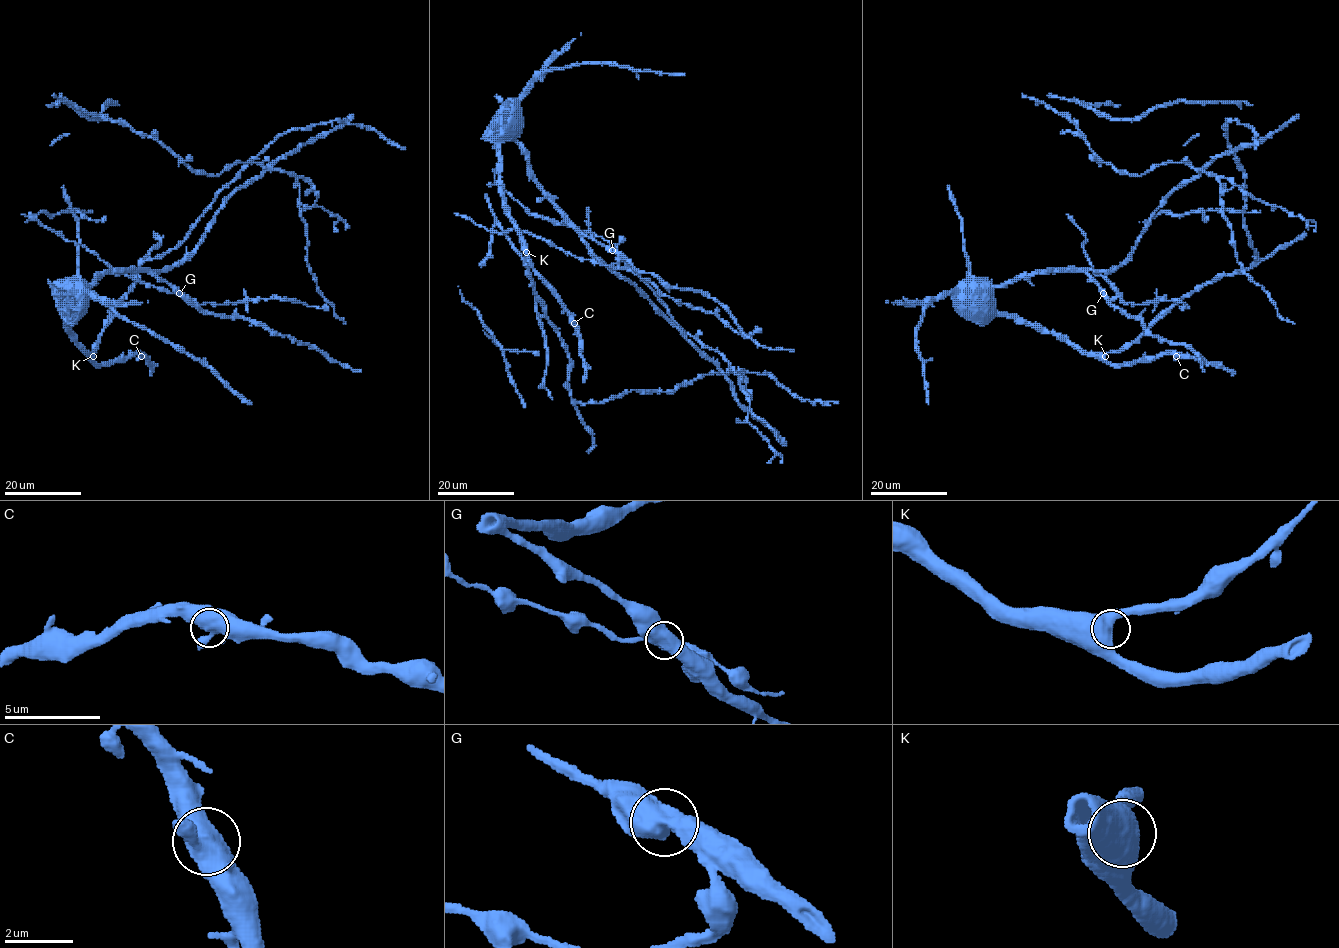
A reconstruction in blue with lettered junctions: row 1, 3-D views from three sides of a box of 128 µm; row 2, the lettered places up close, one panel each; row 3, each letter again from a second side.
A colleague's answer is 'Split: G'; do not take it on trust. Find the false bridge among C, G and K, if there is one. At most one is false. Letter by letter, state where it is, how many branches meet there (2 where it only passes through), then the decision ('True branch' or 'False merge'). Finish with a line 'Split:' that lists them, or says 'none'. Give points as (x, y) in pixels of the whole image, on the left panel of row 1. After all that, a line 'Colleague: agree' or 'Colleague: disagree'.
C: Place: (141, 356). Branches: 2. True branch
G: Place: (179, 293). Branches: 2. True branch
K: Place: (93, 356). Branches: 2. True branch
Split: none
Colleague: disagree

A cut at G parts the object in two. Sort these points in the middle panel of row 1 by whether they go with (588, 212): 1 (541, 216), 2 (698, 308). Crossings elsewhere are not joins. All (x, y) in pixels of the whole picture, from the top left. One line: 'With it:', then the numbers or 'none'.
With it: 1

